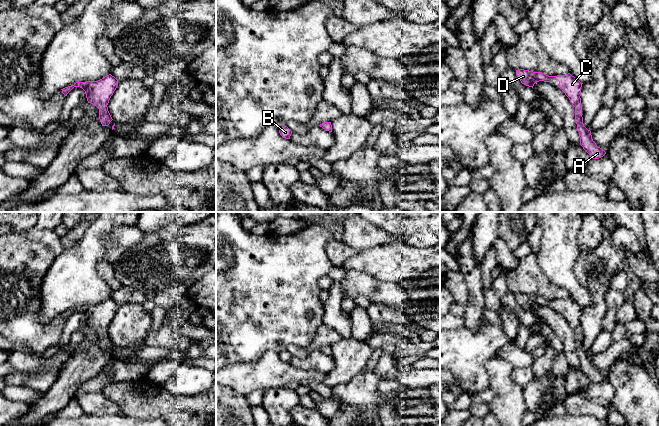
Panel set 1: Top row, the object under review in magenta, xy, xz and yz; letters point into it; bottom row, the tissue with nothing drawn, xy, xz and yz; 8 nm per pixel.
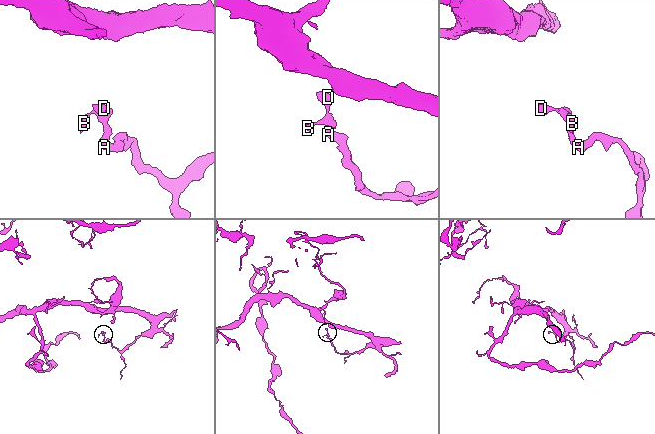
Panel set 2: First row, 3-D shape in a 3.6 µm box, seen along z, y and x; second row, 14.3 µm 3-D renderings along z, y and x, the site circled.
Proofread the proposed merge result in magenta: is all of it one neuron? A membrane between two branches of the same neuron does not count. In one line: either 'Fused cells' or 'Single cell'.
Single cell

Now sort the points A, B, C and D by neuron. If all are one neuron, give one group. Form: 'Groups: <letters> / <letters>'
Groups: A B C D

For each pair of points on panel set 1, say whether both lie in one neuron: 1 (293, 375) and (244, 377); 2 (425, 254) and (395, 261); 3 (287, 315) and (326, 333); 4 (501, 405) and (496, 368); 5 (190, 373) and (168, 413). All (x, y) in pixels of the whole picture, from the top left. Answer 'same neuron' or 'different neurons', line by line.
1: same neuron
2: same neuron
3: different neurons
4: same neuron
5: different neurons

